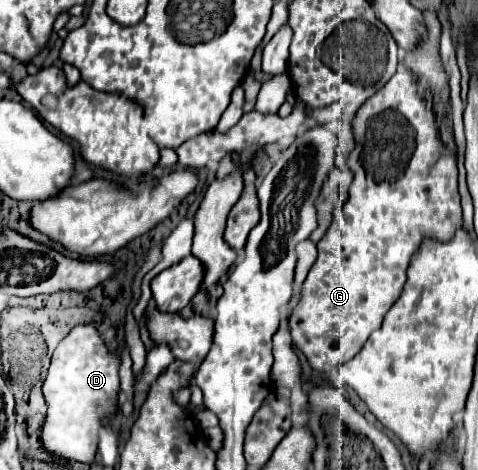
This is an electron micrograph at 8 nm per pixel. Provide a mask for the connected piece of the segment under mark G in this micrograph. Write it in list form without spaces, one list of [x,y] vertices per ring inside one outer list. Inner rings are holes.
[[[396,71],[396,75],[380,91],[376,91],[364,105],[360,105],[360,109],[354,113],[350,123],[352,123],[352,131],[354,131],[354,149],[346,155],[346,167],[352,171],[352,185],[348,189],[348,199],[340,207],[334,209],[332,225],[328,227],[326,235],[316,245],[317,259],[302,283],[300,299],[288,319],[294,345],[306,355],[306,359],[310,361],[310,365],[316,371],[332,371],[332,369],[344,365],[346,361],[350,361],[360,351],[360,347],[366,343],[368,335],[380,327],[386,311],[400,297],[400,291],[402,291],[404,279],[406,279],[406,267],[408,267],[410,257],[414,255],[416,247],[422,243],[422,239],[426,239],[426,235],[438,235],[438,239],[448,241],[448,239],[452,239],[456,227],[462,221],[456,163],[452,163],[452,159],[448,159],[448,155],[444,155],[444,159],[440,159],[440,139],[436,139],[432,115],[428,115],[428,107],[424,107],[424,99],[420,99],[420,95],[416,95],[416,91],[412,91],[412,87],[408,87],[408,75],[404,75],[404,71]]]

